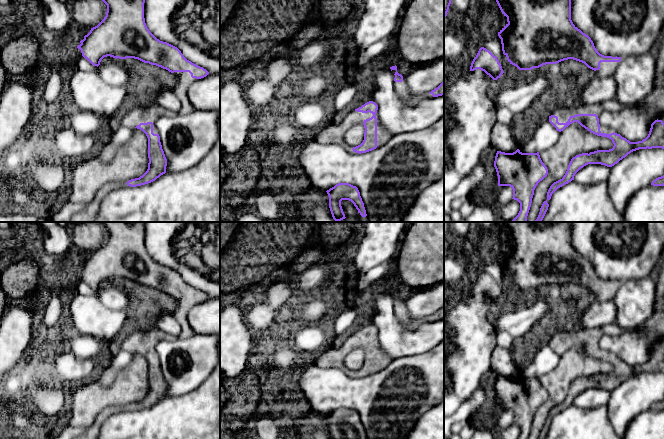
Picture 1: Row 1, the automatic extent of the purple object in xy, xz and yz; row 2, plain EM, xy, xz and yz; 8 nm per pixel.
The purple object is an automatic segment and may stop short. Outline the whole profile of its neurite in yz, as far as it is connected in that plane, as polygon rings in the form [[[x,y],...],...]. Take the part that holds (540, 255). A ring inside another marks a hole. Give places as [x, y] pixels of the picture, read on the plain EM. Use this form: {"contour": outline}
{"contour": [[[495,222],[496,226],[504,240],[507,241],[507,248],[498,256],[498,260],[501,263],[503,278],[507,281],[510,288],[516,290],[519,294],[531,294],[533,292],[539,292],[546,288],[557,288],[561,285],[573,283],[584,287],[588,292],[592,293],[597,302],[611,301],[614,299],[617,290],[621,285],[621,281],[604,280],[600,278],[594,270],[591,262],[578,253],[571,244],[571,222]]]}

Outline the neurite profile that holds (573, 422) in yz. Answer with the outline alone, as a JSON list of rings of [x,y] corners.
[[[575,404],[551,420],[545,439],[621,439],[613,430],[607,407],[582,409]]]

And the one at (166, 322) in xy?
[[[165,313],[165,314],[160,315],[155,320],[153,320],[150,325],[168,334],[173,335],[175,338],[178,337],[178,335],[180,334],[182,330],[182,327],[179,324],[179,322],[170,313]]]

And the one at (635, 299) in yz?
[[[650,276],[641,279],[622,281],[614,299],[612,300],[617,307],[617,316],[610,326],[610,330],[613,330],[615,327],[626,330],[637,327],[644,322],[653,313],[656,291],[656,278]]]

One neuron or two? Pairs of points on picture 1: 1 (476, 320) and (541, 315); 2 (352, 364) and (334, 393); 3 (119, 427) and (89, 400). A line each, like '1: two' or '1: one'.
1: two
2: two
3: two

